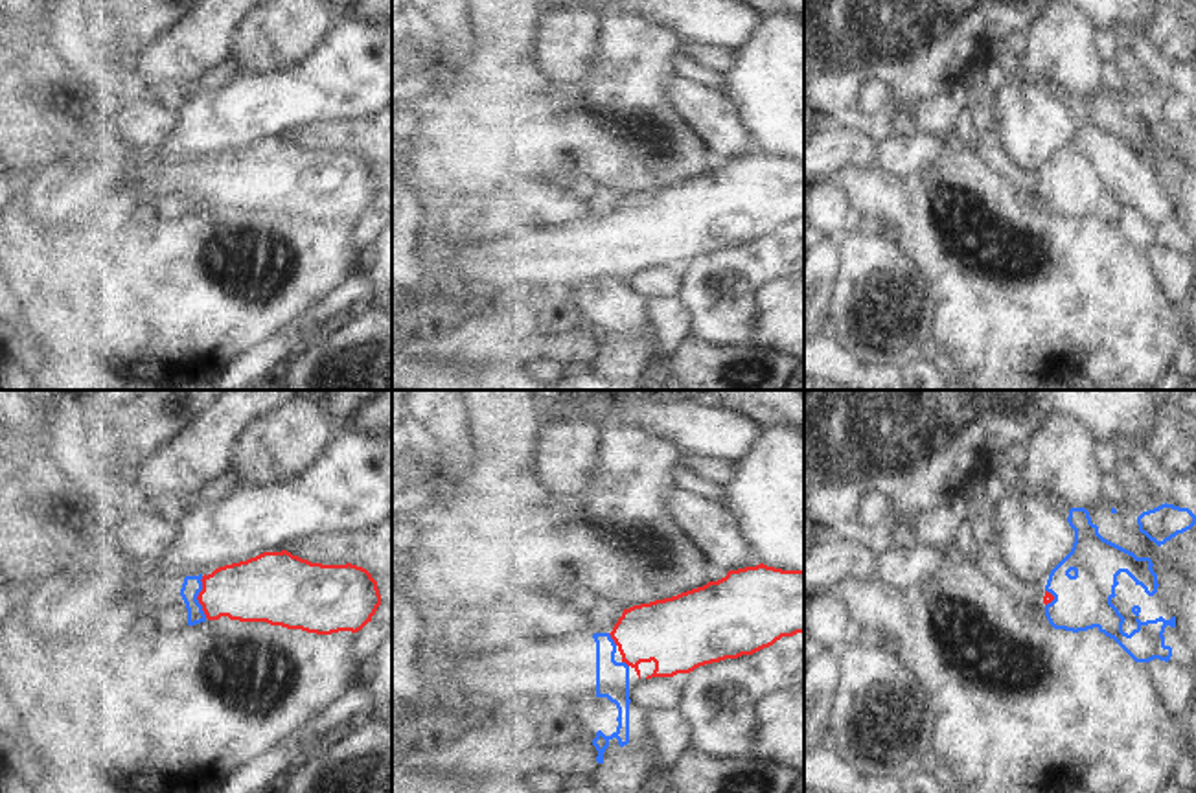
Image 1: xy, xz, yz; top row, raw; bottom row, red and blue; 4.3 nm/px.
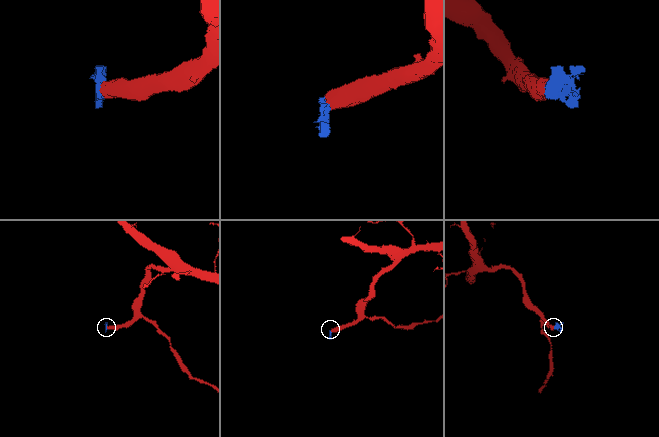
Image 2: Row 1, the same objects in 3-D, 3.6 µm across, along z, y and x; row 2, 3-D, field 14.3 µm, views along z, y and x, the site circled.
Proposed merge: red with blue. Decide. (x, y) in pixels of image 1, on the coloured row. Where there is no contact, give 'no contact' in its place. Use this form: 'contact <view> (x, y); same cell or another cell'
contact xy (197, 597); same cell

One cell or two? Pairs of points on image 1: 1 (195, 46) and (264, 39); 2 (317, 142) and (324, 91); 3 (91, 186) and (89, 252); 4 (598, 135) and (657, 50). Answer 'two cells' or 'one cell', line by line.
1: two cells
2: two cells
3: two cells
4: one cell

